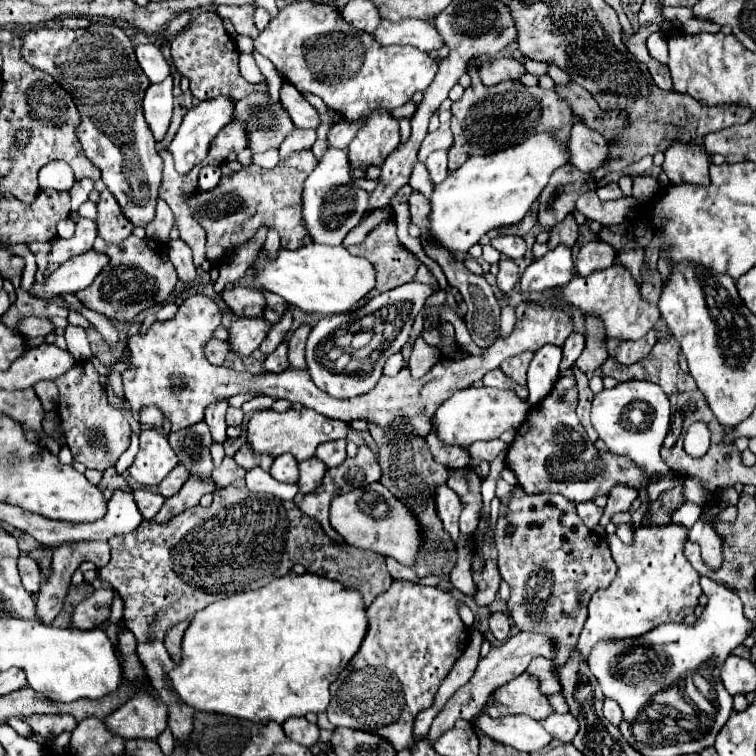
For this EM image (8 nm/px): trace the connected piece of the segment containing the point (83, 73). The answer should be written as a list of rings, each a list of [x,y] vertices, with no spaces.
[[[92,23],[88,29],[40,27],[36,31],[24,33],[20,39],[22,57],[32,67],[52,75],[72,95],[72,101],[80,113],[76,137],[82,145],[82,151],[102,171],[102,181],[106,189],[116,197],[126,219],[132,221],[136,227],[146,227],[154,219],[154,207],[162,179],[162,159],[142,115],[142,99],[150,81],[140,69],[134,55],[134,45],[126,37],[126,33],[114,23]]]

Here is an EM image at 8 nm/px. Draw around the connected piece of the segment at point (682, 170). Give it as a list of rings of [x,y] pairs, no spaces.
[[[674,143],[666,151],[662,165],[672,185],[710,185],[708,167],[710,161],[706,159],[706,149],[700,143]]]

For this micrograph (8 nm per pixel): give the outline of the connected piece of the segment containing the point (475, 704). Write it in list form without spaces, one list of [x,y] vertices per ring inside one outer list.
[[[516,633],[514,637],[510,637],[508,641],[504,641],[502,645],[494,645],[492,651],[488,653],[488,657],[480,659],[478,667],[476,667],[476,673],[474,677],[464,685],[460,687],[448,701],[446,705],[442,707],[442,711],[436,715],[436,719],[432,721],[432,727],[428,731],[428,741],[430,745],[434,745],[446,731],[450,731],[450,727],[454,727],[454,723],[458,719],[466,719],[466,721],[472,721],[474,715],[478,715],[484,707],[484,703],[488,701],[488,697],[494,693],[496,687],[508,683],[510,679],[518,677],[520,673],[524,673],[530,665],[530,661],[534,657],[546,657],[546,659],[552,659],[554,657],[554,641],[542,633]]]

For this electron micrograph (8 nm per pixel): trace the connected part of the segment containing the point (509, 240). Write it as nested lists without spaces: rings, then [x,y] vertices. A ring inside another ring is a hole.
[[[500,235],[500,237],[494,237],[490,241],[490,245],[494,249],[498,249],[502,255],[510,257],[510,259],[518,259],[518,257],[522,257],[526,253],[526,243],[518,235]]]

